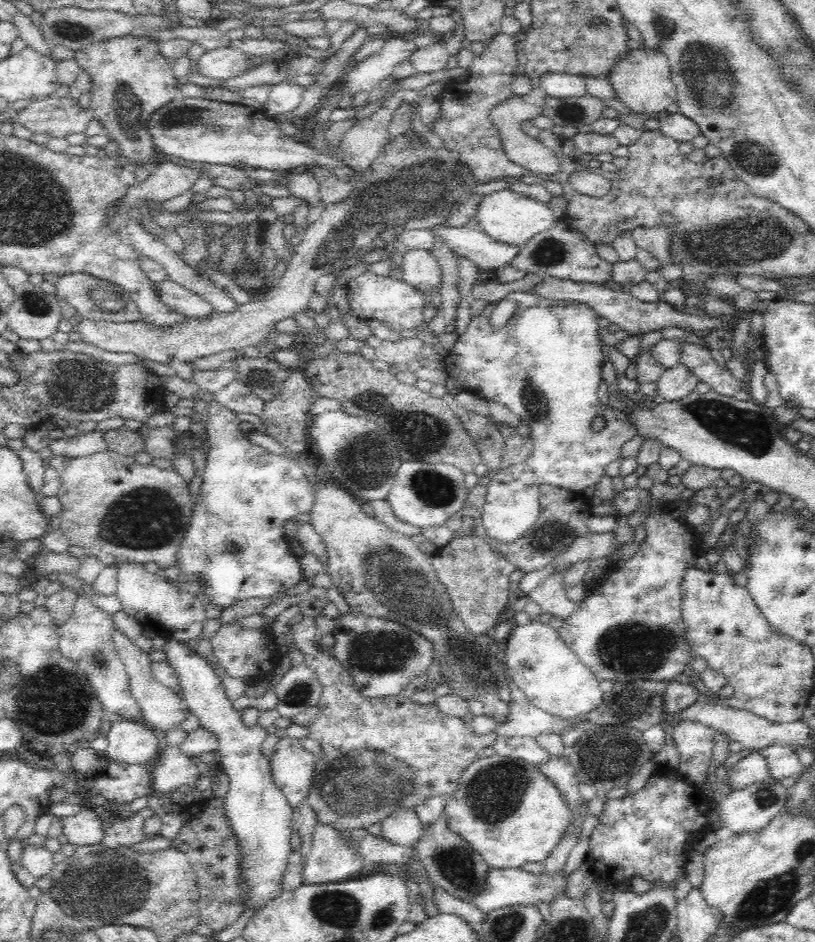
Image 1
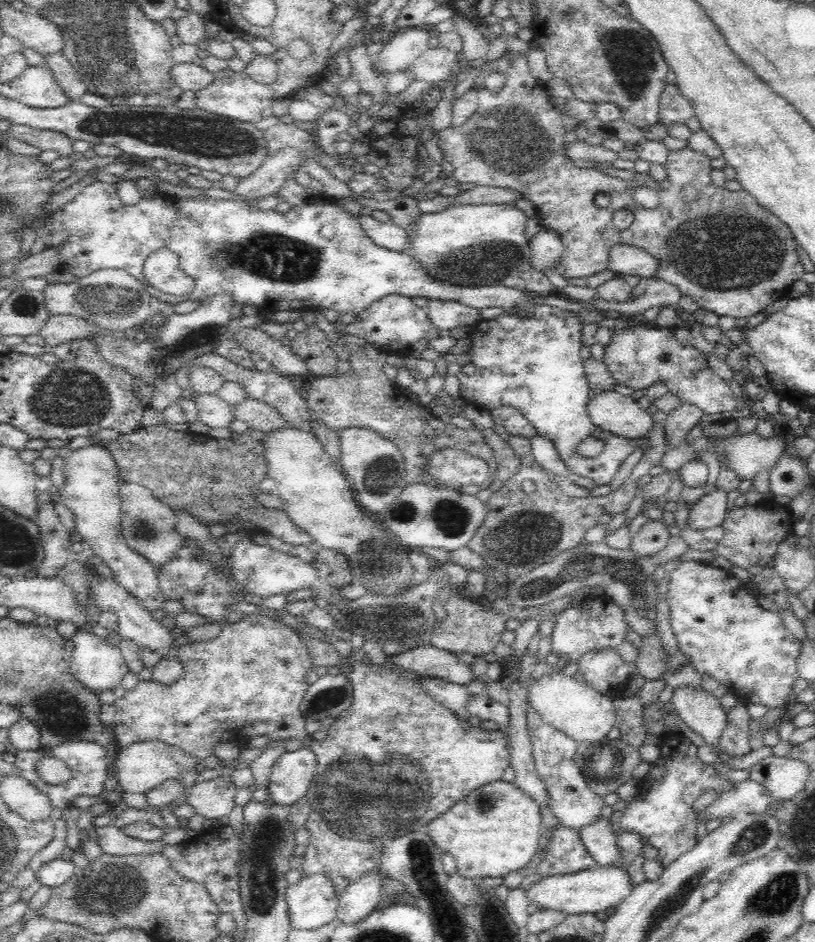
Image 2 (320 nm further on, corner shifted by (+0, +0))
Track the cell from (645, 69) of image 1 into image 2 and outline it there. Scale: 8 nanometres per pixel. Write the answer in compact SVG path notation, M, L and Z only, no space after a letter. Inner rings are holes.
M666 85L659 100L659 117L665 126L686 124L695 117L692 101L686 98L676 85Z

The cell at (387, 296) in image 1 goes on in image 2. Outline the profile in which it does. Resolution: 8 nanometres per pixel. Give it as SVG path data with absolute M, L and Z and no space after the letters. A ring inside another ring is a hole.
M392 295L372 303L366 312L357 316L356 322L345 326L345 332L378 345L385 355L396 355L407 353L416 342L426 340L428 330L433 327L426 309L419 308L406 296Z

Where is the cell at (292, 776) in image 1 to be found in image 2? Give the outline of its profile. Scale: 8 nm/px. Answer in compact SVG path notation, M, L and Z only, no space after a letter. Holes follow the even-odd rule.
M303 746L296 752L285 752L274 764L266 787L272 803L287 808L305 797L316 775L317 766L318 758L308 746Z

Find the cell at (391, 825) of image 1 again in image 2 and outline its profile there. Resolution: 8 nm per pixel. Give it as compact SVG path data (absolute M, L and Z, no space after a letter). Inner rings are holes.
M368 873L360 877L355 883L350 883L343 893L338 900L339 905L336 918L345 925L357 925L372 911L376 910L381 902L380 879L378 879L378 875Z

